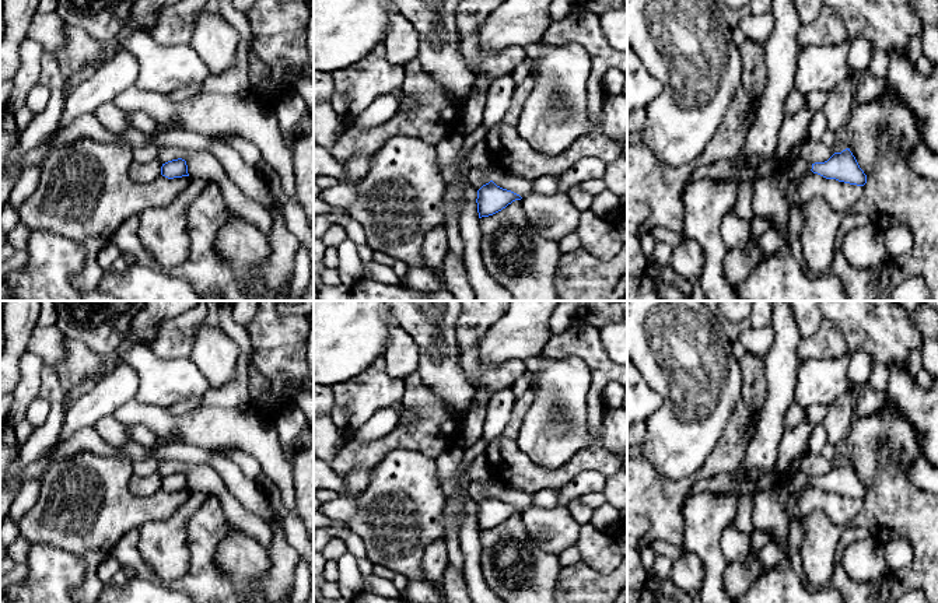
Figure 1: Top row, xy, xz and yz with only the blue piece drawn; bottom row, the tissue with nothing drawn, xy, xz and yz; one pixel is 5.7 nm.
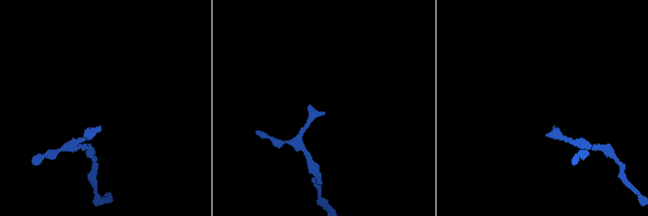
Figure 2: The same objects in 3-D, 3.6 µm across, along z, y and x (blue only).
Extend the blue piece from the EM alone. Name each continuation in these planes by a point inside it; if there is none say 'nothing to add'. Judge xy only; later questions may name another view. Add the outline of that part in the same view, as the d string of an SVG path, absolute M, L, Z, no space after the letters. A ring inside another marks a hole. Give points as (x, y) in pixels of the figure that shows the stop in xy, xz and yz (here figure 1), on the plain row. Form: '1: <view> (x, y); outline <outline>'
nothing to add

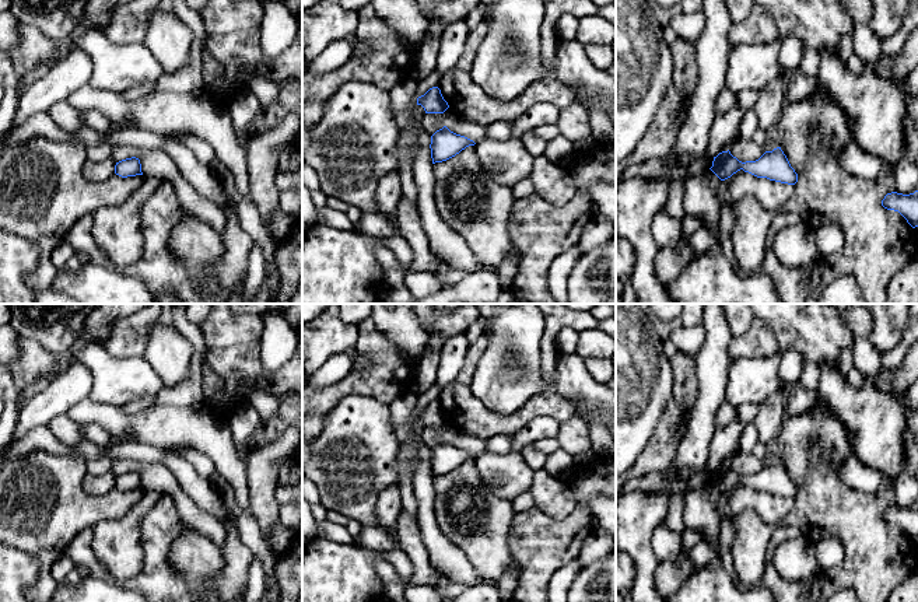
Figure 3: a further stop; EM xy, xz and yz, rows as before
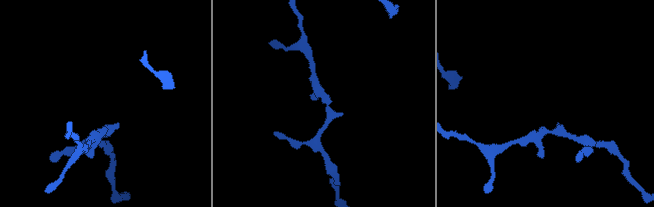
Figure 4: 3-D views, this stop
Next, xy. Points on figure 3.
nothing to add

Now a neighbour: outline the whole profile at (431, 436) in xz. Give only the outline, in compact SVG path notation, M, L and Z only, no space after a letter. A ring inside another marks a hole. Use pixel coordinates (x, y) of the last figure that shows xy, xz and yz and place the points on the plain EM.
M451 423L446 428L444 427L424 427L421 434L421 441L432 449L437 444L446 440L451 445L465 449L474 456L483 454L487 445L487 440L481 440L460 431L456 426Z

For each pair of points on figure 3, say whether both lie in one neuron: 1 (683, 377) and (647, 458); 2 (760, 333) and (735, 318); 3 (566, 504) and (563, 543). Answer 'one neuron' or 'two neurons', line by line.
1: one neuron
2: two neurons
3: two neurons

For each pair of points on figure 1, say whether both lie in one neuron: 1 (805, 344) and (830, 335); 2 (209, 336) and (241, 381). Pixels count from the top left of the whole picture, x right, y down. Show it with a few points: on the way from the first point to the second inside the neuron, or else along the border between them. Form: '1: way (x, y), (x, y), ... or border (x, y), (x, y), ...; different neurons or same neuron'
1: way (811, 344), (821, 344), (825, 340); same neuron
2: border (233, 339), (238, 349), (235, 375), (209, 389); different neurons

